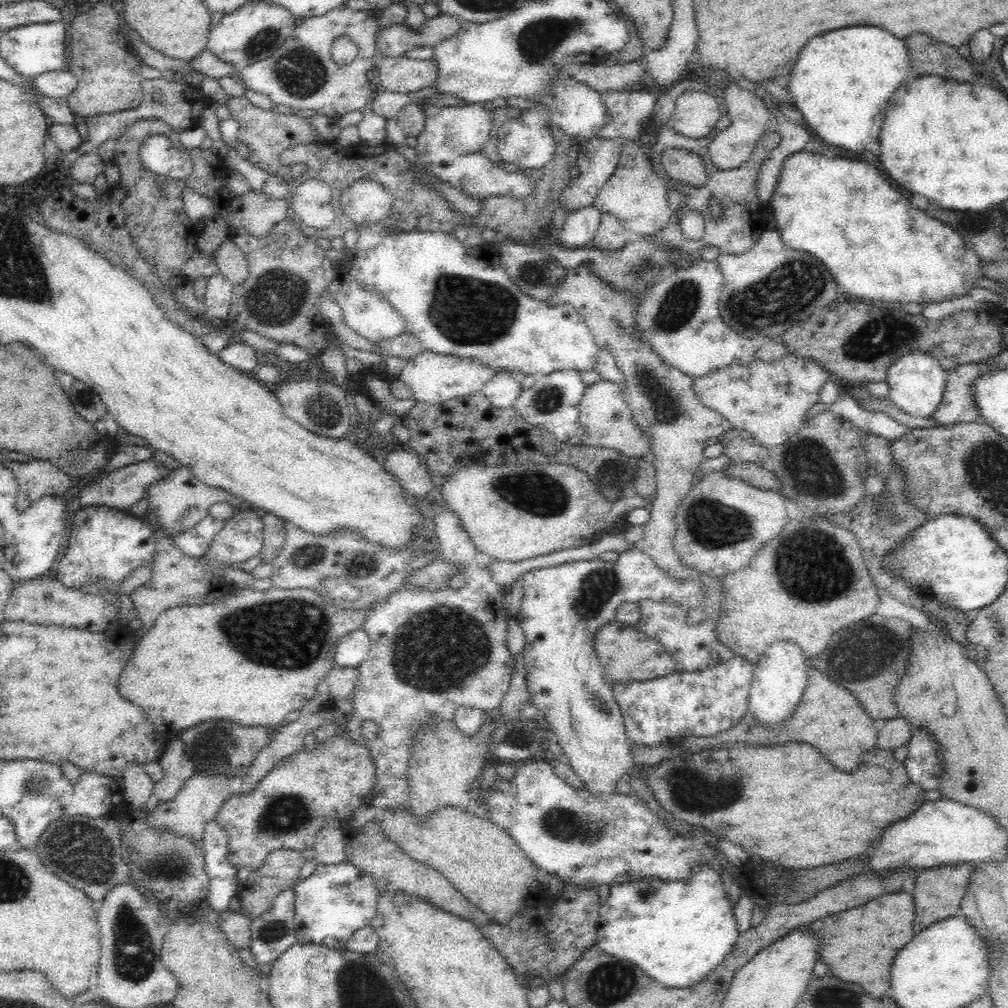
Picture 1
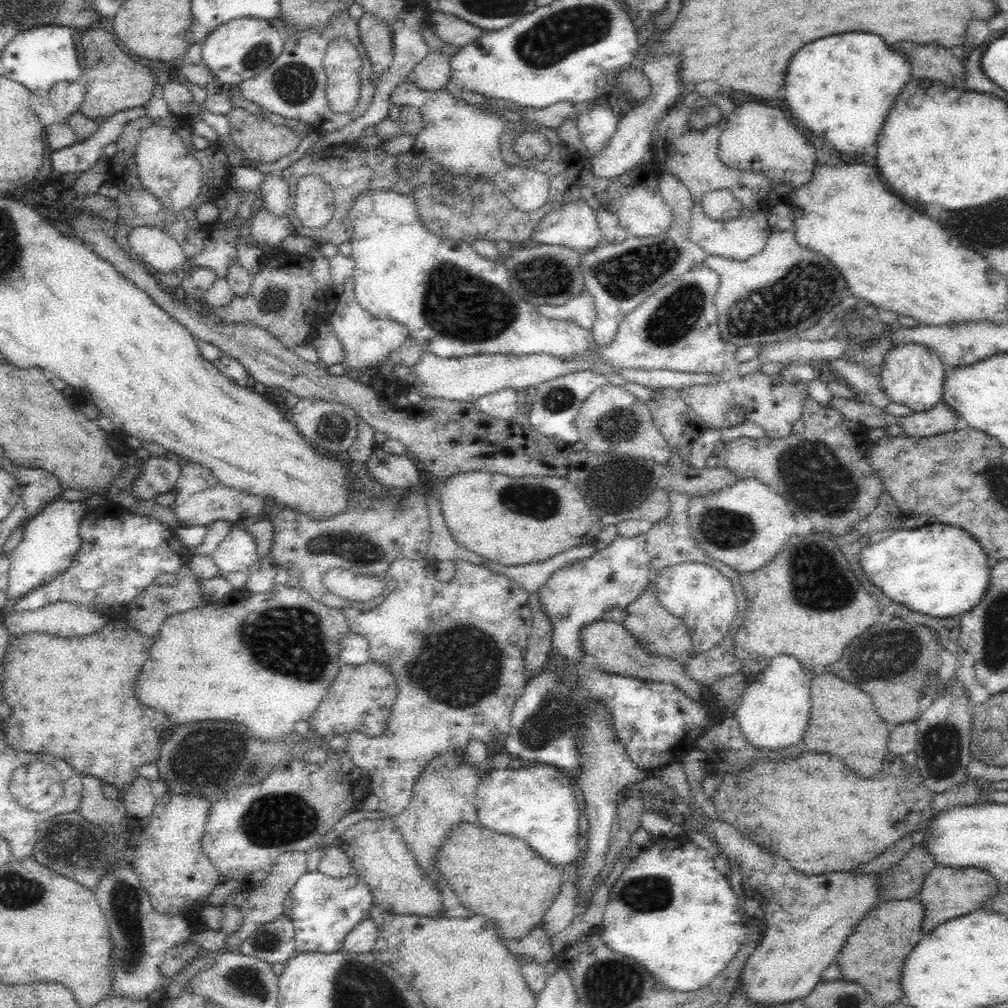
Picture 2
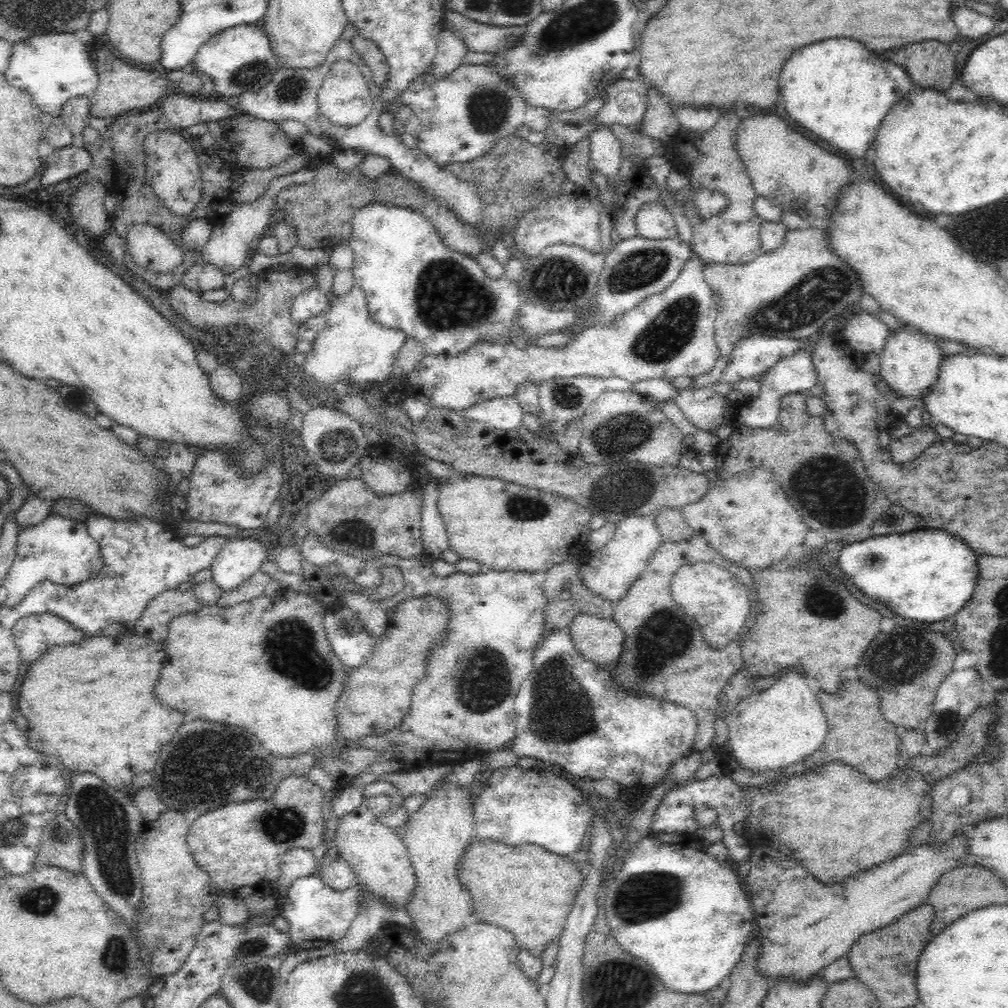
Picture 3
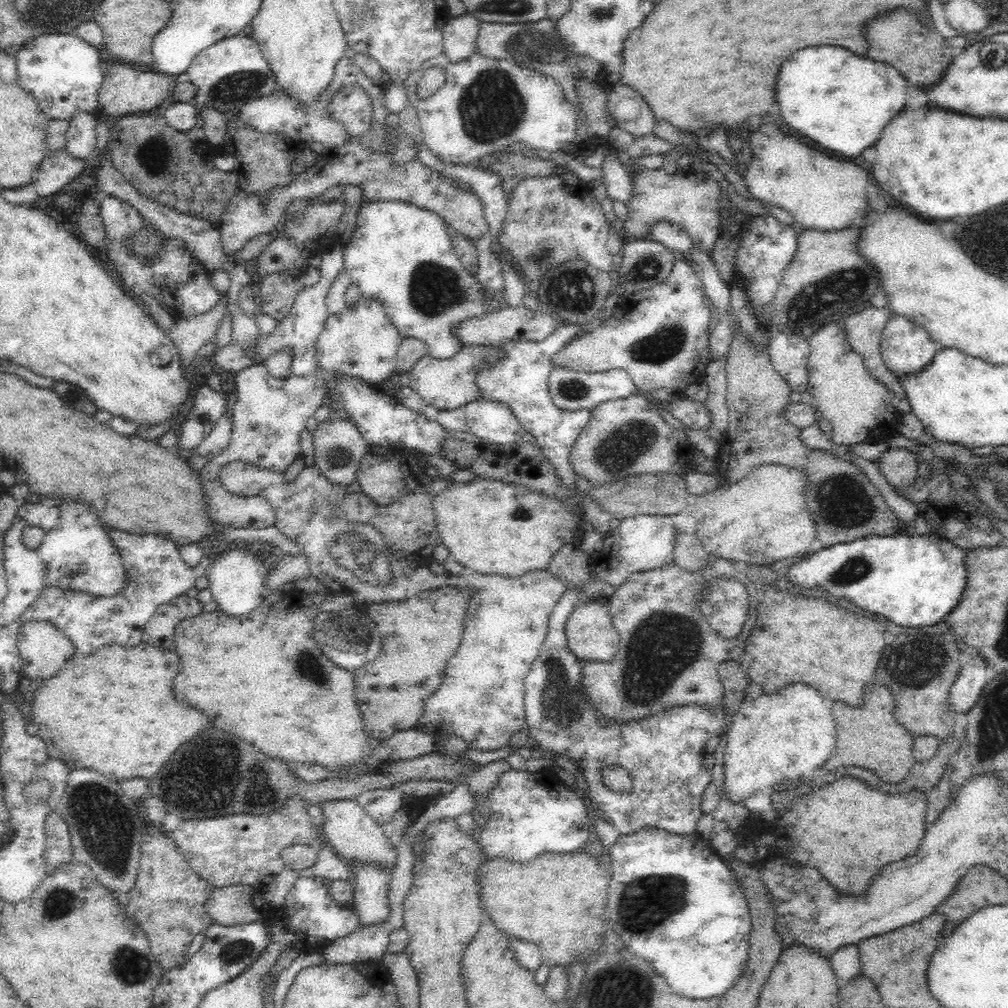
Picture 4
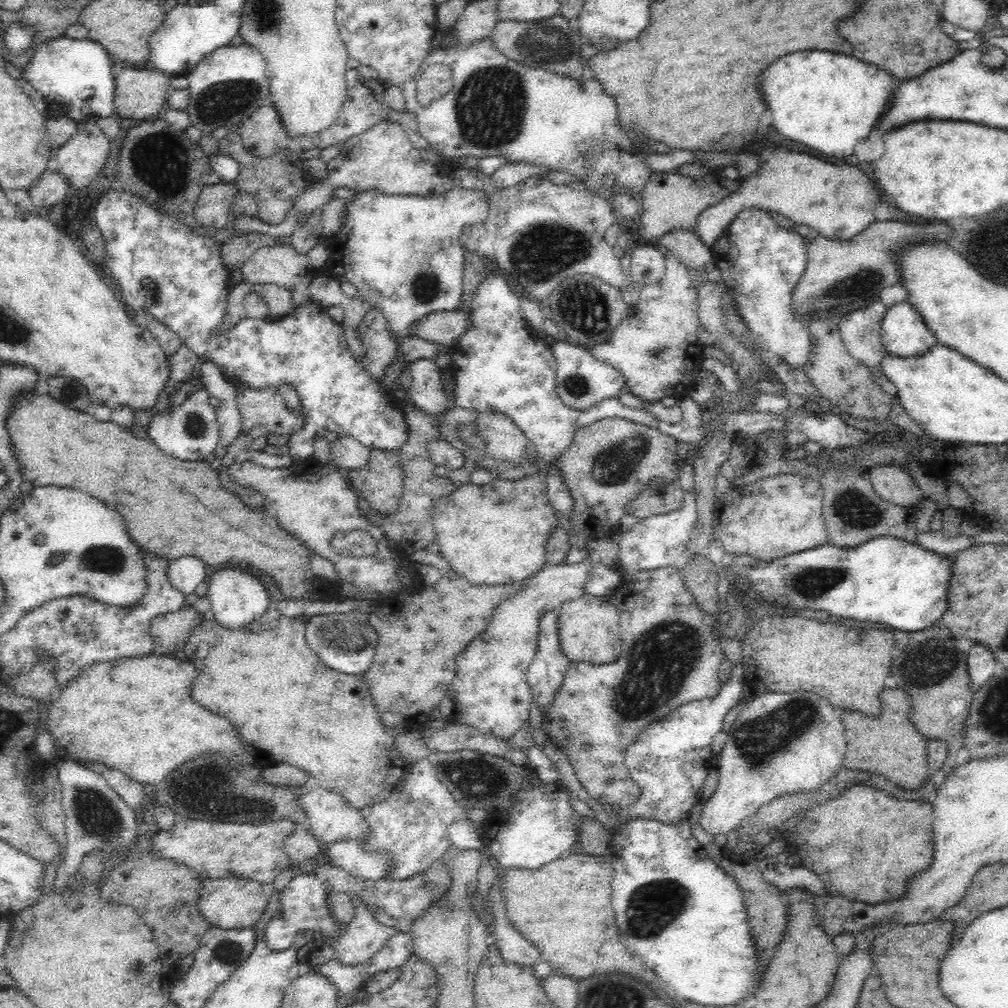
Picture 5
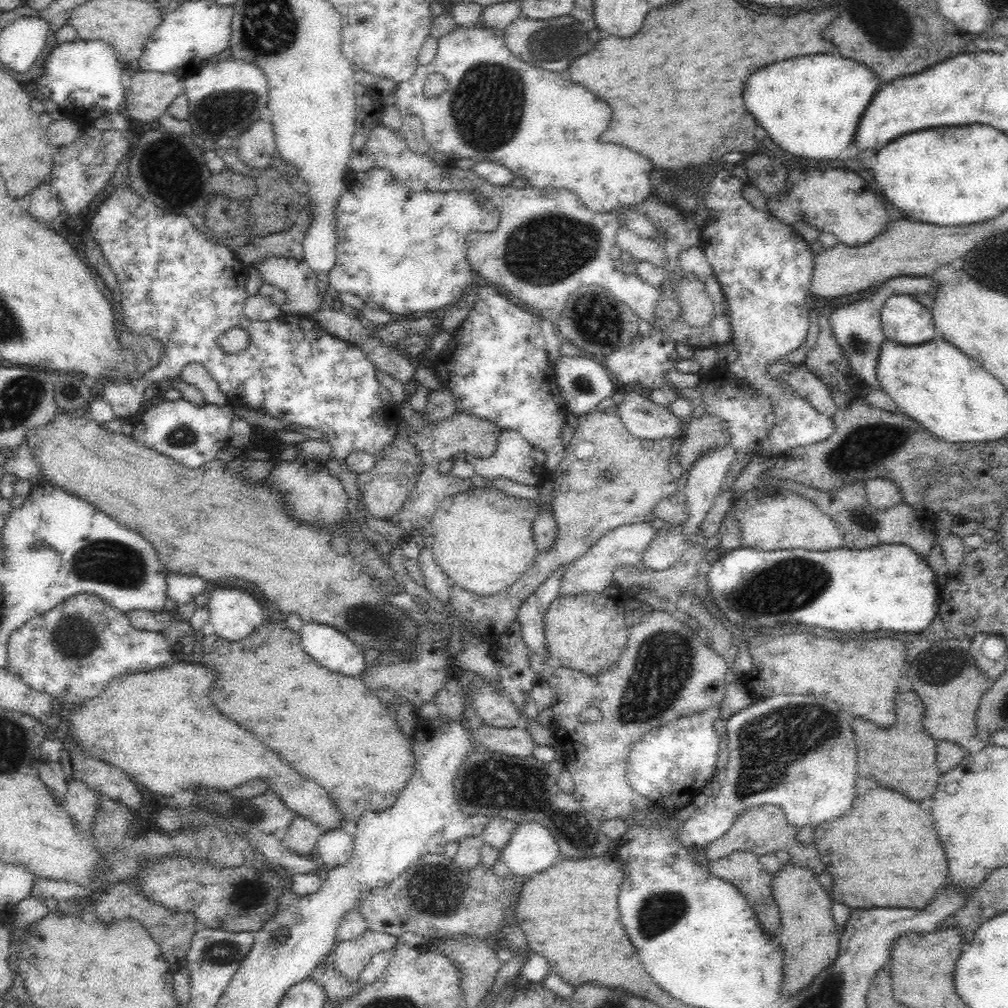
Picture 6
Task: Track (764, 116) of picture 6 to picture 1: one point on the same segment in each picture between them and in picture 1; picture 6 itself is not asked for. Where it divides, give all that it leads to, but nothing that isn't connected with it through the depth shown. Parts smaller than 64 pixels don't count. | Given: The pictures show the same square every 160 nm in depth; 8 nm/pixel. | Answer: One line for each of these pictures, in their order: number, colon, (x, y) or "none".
1: (842, 81)
2: (841, 87)
3: (837, 89)
4: (841, 100)
5: (831, 102)

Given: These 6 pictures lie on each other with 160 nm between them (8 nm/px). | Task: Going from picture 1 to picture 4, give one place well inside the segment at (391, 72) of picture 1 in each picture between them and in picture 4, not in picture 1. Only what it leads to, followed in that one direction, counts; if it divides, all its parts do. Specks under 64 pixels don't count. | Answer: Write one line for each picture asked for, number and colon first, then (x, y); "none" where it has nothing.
2: (433, 73)
3: (451, 49)
4: (460, 35)

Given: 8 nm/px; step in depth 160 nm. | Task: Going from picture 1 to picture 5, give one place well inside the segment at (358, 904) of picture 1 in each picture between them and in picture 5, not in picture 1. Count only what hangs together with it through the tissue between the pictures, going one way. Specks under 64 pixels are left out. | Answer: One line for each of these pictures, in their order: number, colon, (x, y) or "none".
2: (323, 909)
3: (316, 913)
4: (312, 911)
5: (303, 903)

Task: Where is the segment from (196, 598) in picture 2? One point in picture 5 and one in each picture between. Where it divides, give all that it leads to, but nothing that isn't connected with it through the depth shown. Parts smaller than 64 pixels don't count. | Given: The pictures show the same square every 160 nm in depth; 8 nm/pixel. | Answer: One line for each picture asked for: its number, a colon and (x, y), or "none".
3: (154, 622)
4: (159, 631)
5: (170, 631)

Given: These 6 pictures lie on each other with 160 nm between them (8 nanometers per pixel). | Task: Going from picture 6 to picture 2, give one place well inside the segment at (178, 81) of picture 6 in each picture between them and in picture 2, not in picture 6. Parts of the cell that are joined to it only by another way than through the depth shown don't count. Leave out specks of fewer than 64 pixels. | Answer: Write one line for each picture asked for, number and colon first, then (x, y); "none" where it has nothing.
2: (114, 82)
3: (121, 88)
4: (124, 91)
5: (140, 94)

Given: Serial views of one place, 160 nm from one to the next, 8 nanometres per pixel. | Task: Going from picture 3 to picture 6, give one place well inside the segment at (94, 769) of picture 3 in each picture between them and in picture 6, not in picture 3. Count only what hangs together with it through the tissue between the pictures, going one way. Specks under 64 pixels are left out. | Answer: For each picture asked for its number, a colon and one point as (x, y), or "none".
4: (114, 712)
5: (136, 714)
6: (160, 727)

